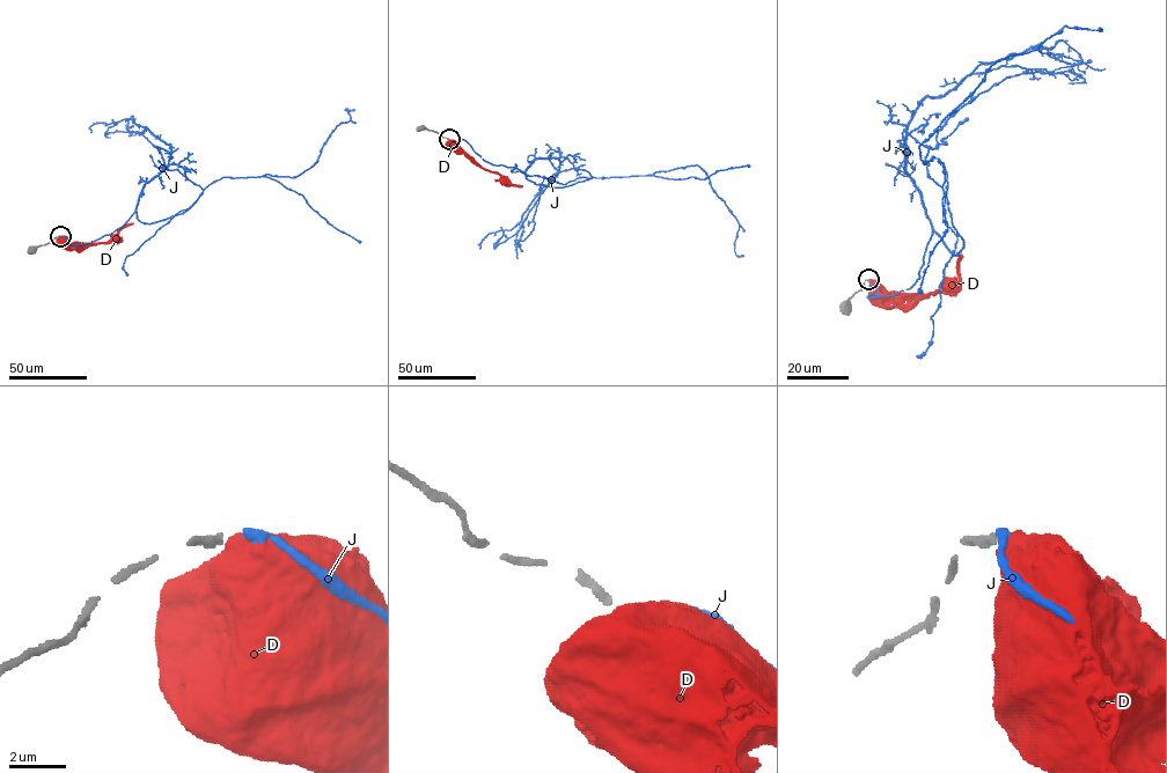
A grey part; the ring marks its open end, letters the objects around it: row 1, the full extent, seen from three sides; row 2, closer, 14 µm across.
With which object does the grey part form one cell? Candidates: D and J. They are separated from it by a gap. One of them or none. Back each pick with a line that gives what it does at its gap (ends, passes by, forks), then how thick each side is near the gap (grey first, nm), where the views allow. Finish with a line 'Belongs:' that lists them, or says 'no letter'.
J: It ends there. Thickness 320 nm (grey) against 360 nm
Belongs: J

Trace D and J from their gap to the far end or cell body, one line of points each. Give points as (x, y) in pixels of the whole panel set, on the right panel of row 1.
D: (871, 279), (882, 291), (880, 293)
J: (868, 279), (908, 288), (934, 232), (962, 248), (918, 147), (985, 72), (1098, 29)

